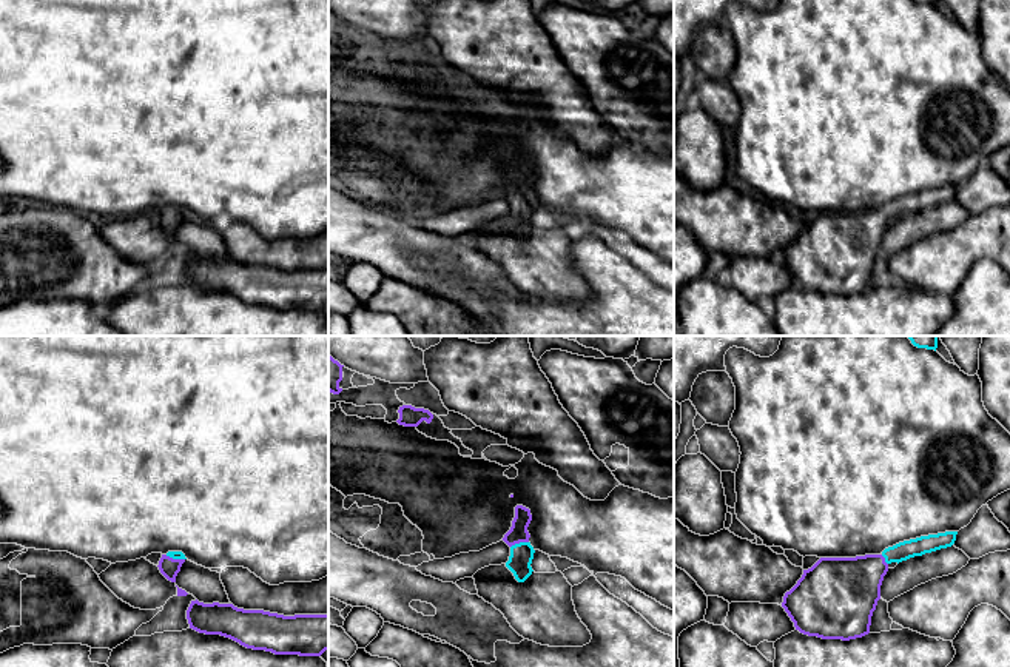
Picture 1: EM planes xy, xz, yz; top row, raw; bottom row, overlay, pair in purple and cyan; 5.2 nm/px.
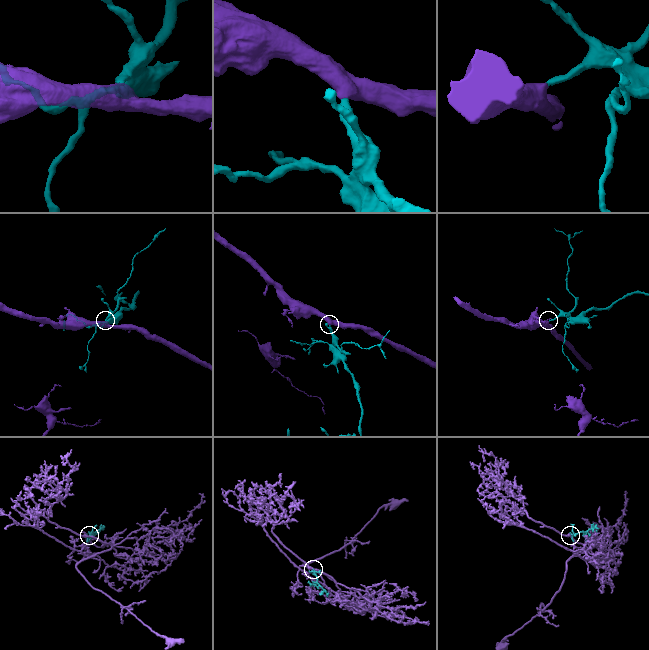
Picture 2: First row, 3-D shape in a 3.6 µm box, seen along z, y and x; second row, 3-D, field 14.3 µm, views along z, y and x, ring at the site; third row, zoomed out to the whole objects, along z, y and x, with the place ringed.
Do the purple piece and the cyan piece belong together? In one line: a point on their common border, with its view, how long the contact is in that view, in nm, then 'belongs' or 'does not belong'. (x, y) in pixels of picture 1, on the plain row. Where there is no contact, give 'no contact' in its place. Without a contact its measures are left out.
xz (518, 197) | 100 nm | belongs

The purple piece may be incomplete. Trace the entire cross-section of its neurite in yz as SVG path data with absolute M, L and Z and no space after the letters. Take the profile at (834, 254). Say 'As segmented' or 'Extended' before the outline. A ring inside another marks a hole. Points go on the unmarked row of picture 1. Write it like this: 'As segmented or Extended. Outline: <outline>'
Extended. Outline: M956 189L921 191L888 202L880 209L820 213L785 248L782 262L803 290L842 296L862 293L870 288L888 220L951 202Z

